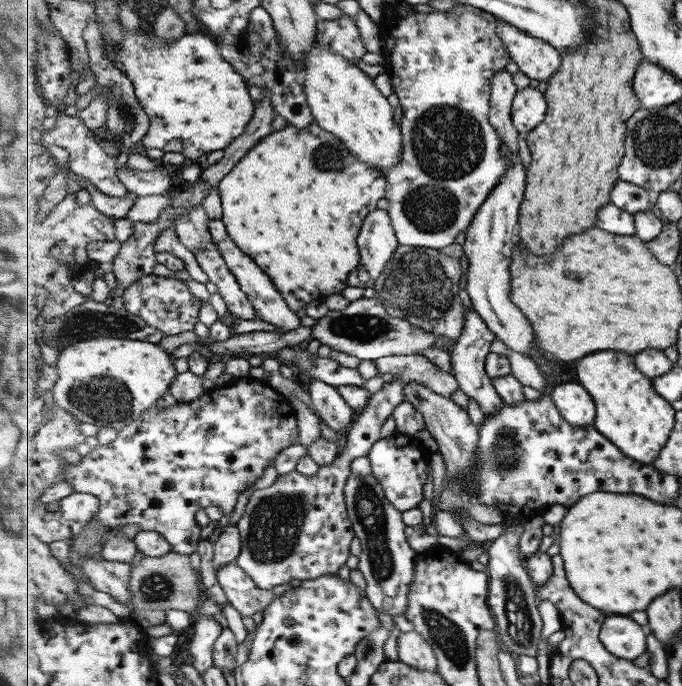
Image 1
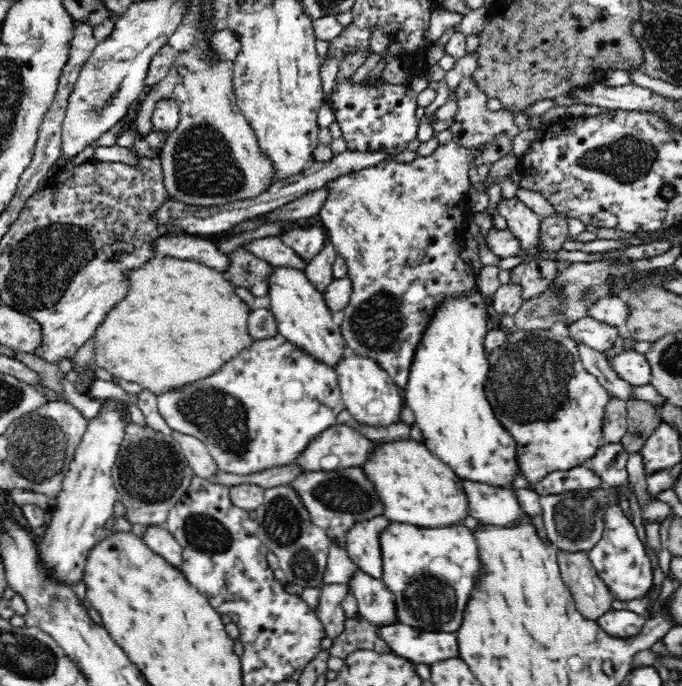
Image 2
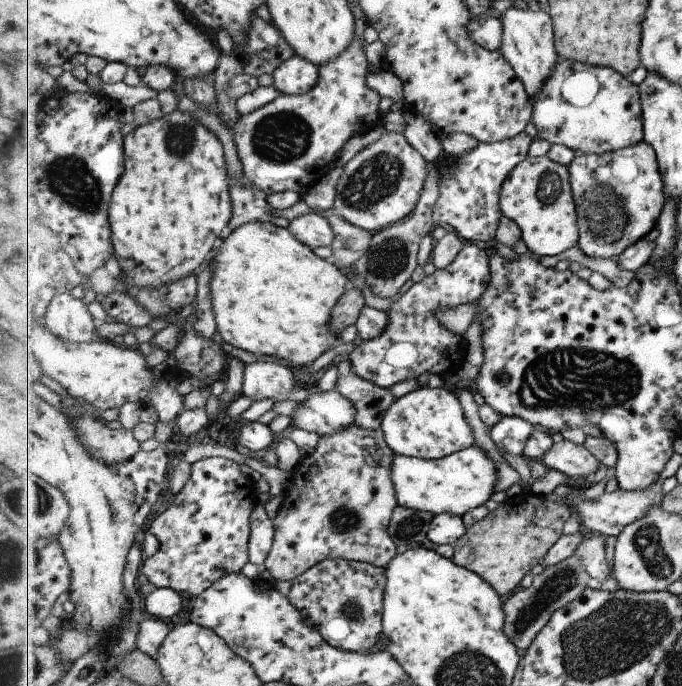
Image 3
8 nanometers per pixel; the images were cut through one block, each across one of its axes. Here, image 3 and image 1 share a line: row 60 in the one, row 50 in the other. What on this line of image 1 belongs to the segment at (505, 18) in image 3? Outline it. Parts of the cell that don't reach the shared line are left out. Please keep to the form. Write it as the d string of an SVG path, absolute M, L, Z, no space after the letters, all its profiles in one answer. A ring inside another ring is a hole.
M501 20L500 33L512 61L533 81L549 83L560 72L562 52L552 44Z

